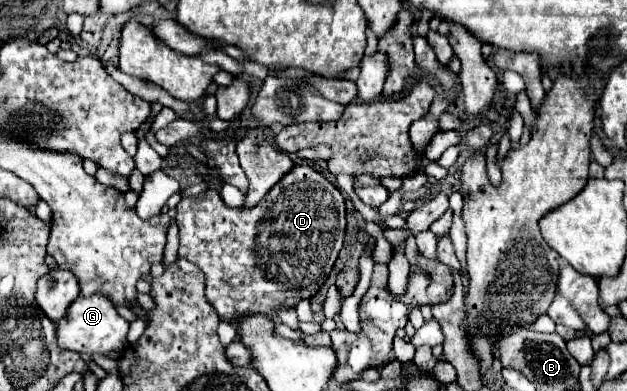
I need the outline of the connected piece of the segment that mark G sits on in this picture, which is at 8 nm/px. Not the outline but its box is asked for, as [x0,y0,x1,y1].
[57,296,129,354]

